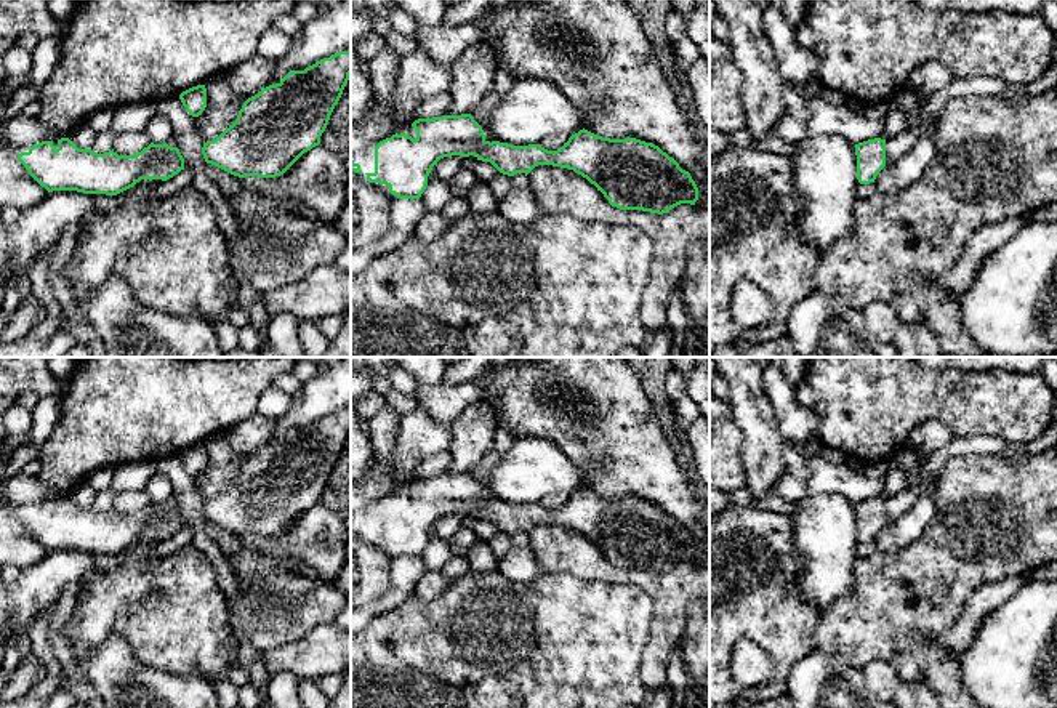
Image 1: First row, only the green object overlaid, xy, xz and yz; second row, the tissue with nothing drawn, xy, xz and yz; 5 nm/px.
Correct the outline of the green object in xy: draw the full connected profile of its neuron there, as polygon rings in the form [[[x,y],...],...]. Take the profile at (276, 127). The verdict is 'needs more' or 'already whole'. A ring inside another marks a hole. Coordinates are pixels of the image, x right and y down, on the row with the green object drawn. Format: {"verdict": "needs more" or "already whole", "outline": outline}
{"verdict": "already whole", "outline": [[[351,50],[324,58],[304,70],[288,72],[279,83],[248,98],[237,120],[216,139],[203,143],[205,162],[239,178],[283,175],[304,152],[320,144],[349,75]]]}

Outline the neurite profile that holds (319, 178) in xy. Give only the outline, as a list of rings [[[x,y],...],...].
[[[322,144],[304,152],[283,175],[275,178],[240,178],[243,189],[232,199],[231,208],[237,224],[250,226],[258,216],[264,216],[283,207],[283,199],[299,200],[327,221],[338,218],[348,205],[346,186],[351,183],[351,163]]]

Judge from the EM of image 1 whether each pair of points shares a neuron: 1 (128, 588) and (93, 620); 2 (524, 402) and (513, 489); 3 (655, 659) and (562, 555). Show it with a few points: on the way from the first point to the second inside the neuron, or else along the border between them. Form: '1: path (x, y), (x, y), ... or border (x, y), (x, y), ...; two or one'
1: path (120, 593), (101, 612); one
2: border (516, 436), (538, 436), (556, 446); two
3: path (663, 619), (663, 599), (641, 577), (602, 571); one

